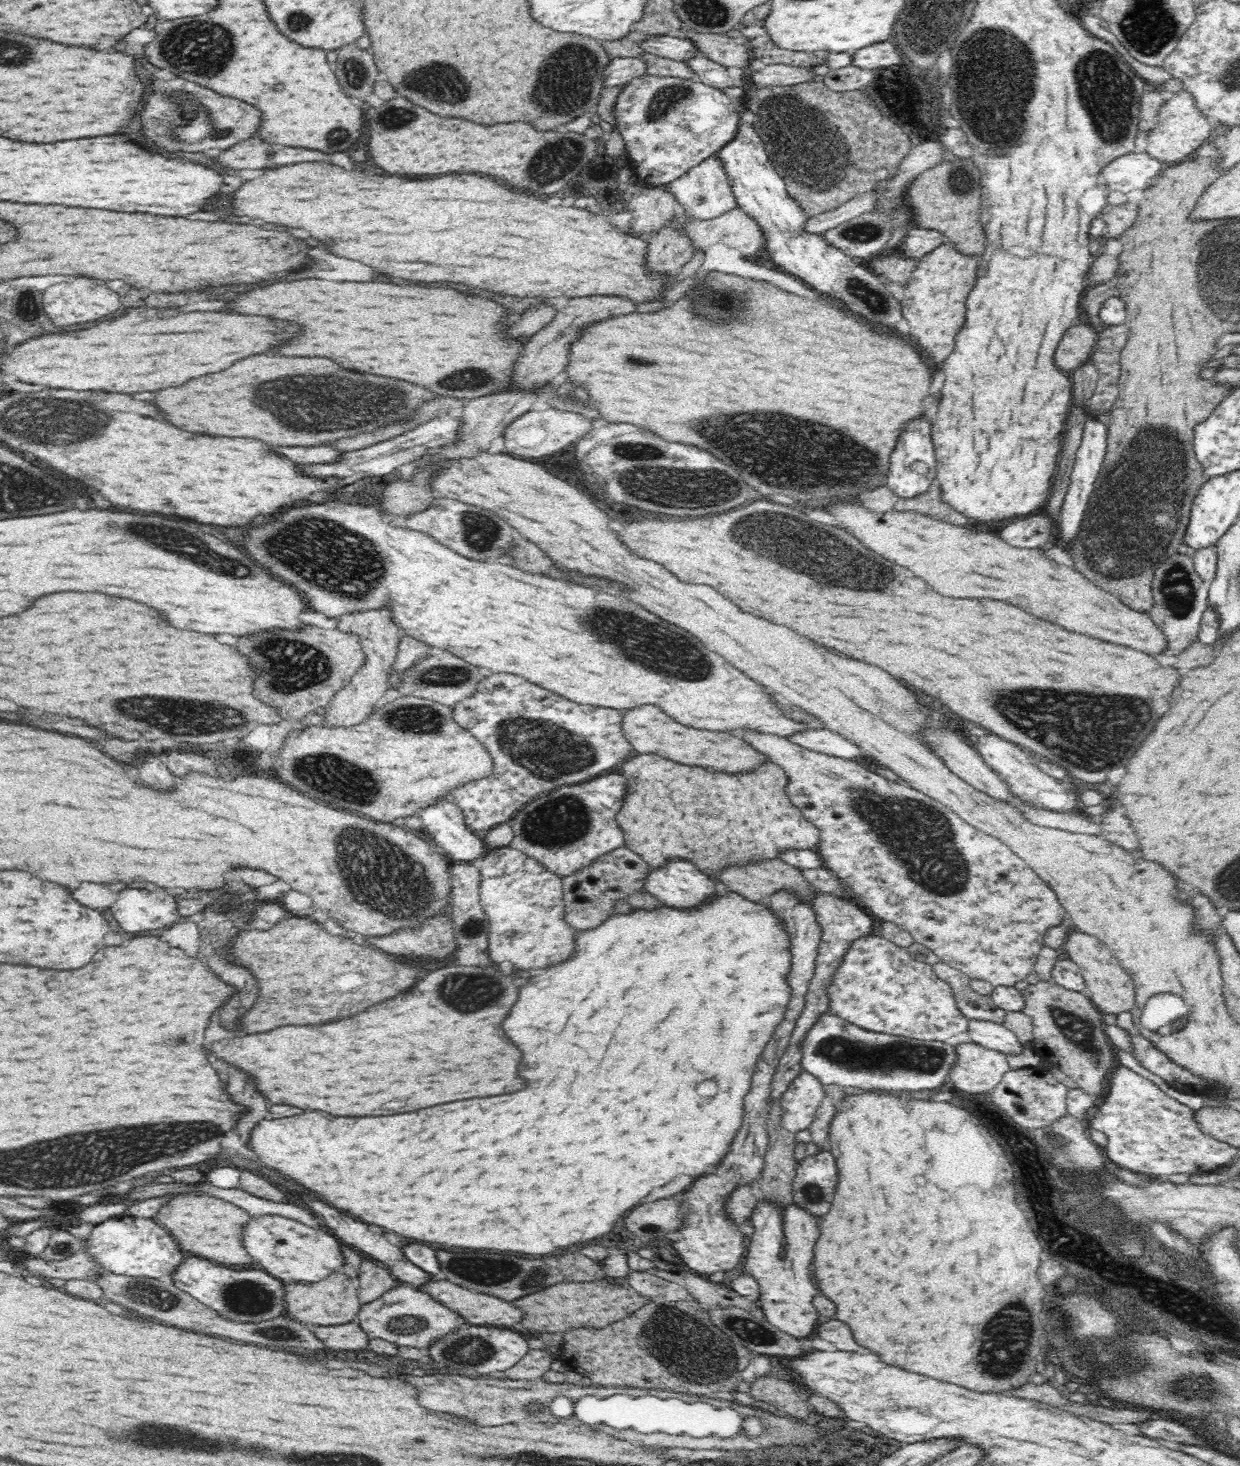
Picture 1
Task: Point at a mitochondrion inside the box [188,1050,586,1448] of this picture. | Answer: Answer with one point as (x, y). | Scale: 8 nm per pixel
(479, 1269)

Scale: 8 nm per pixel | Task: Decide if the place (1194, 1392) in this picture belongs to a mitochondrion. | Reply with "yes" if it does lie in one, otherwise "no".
yes

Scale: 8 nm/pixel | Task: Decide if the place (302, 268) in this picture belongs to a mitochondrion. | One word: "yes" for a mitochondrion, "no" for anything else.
no

